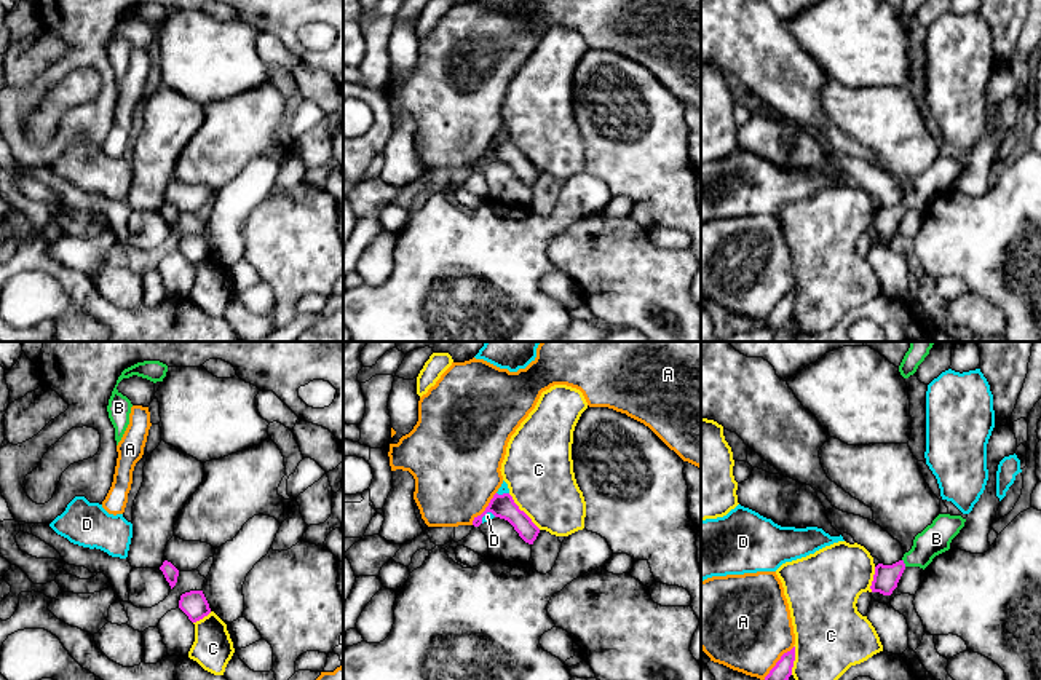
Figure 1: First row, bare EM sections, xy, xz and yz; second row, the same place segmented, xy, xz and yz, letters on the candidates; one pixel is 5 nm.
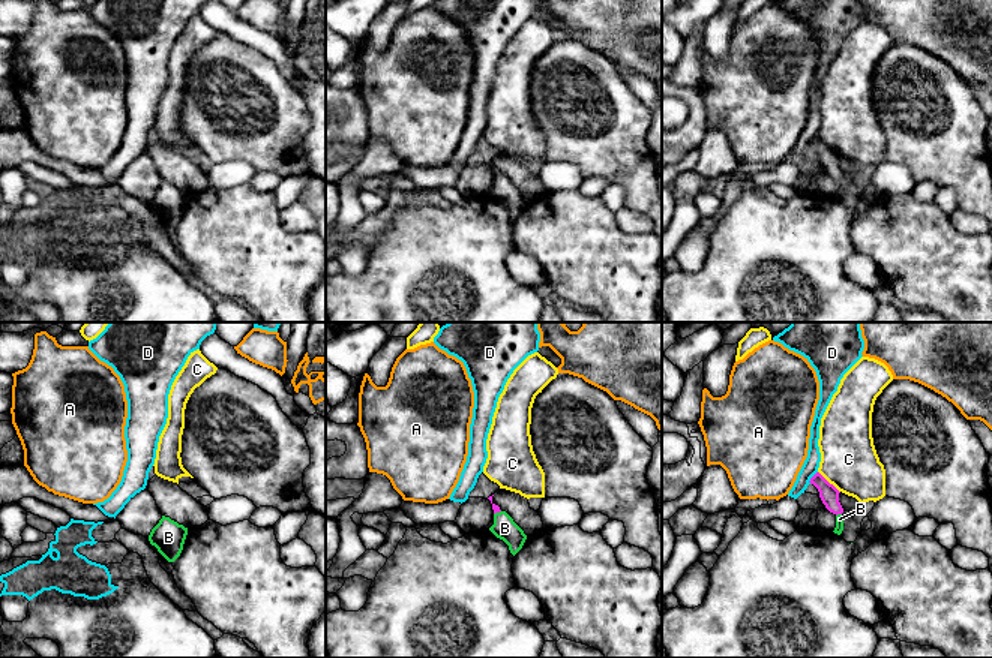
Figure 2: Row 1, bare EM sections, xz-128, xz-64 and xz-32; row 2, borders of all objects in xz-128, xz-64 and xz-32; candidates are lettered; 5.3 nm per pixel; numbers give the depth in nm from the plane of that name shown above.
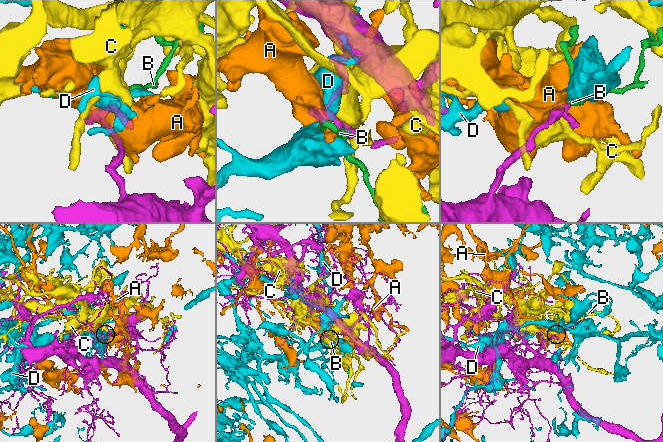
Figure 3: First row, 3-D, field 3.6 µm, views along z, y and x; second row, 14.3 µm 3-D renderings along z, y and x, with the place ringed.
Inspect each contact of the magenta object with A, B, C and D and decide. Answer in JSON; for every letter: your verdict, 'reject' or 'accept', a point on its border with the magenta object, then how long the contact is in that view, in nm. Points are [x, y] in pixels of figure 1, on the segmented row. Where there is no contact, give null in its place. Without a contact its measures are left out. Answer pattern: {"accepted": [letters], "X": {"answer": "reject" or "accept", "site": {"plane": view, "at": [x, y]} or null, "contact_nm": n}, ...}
{"accepted": ["B"], "A": {"answer": "reject", "site": {"plane": "yz", "at": [778, 661]}, "contact_nm": 220}, "B": {"answer": "accept", "site": {"plane": "yz", "at": [902, 562]}, "contact_nm": 40}, "C": {"answer": "reject", "site": {"plane": "xz", "at": [522, 511]}, "contact_nm": 240}, "D": {"answer": "reject", "site": {"plane": "xz", "at": [486, 513]}, "contact_nm": 90}}

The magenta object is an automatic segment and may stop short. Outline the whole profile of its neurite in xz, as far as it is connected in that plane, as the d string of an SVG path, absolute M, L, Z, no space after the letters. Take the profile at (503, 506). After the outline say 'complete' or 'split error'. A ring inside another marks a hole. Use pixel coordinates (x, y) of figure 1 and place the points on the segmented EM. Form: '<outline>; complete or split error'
M495 493L485 511L481 516L474 517L473 525L479 527L482 524L482 517L487 512L492 512L495 517L508 520L519 533L519 536L528 544L533 544L540 533L540 528L524 511L519 509L509 493Z; complete

